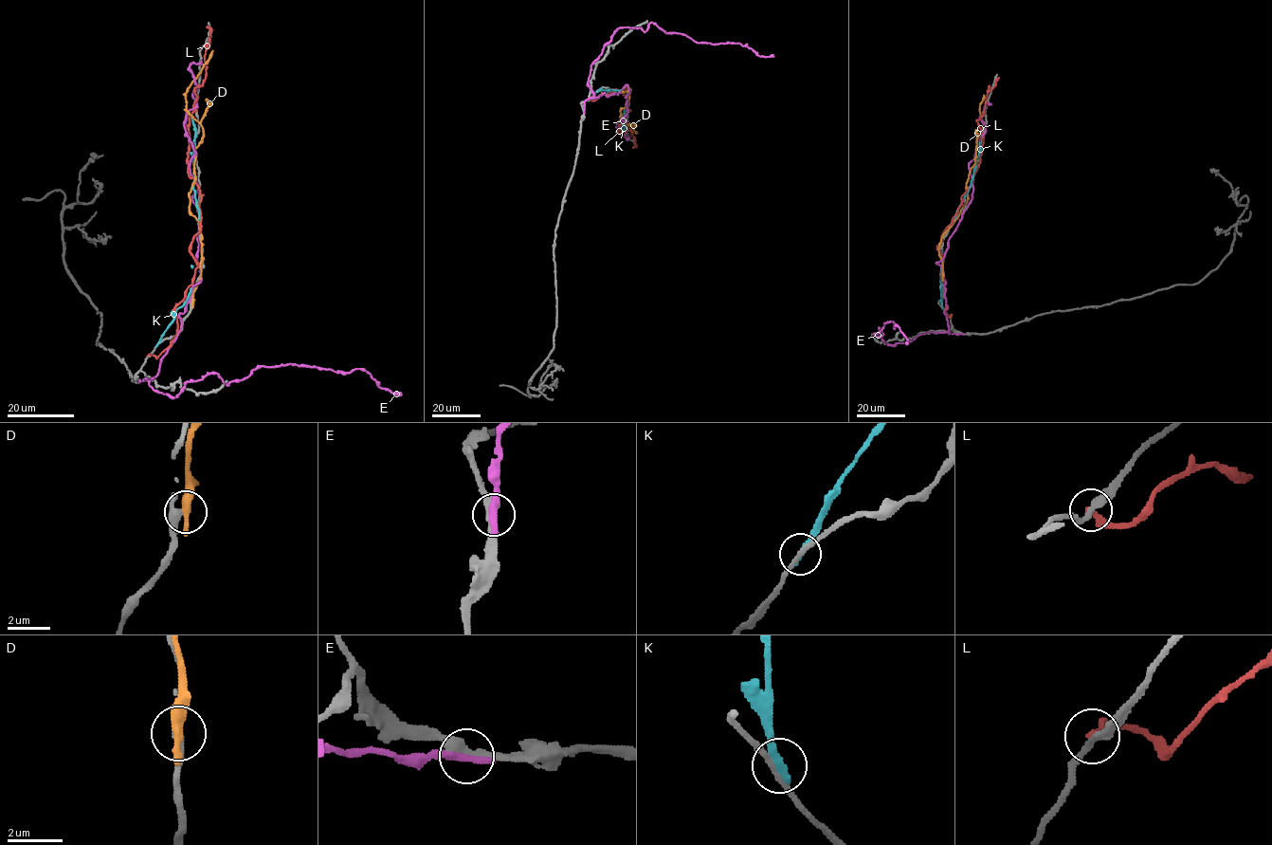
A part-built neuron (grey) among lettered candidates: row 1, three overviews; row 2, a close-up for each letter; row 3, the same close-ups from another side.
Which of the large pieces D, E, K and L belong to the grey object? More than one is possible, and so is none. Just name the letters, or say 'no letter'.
no letter

